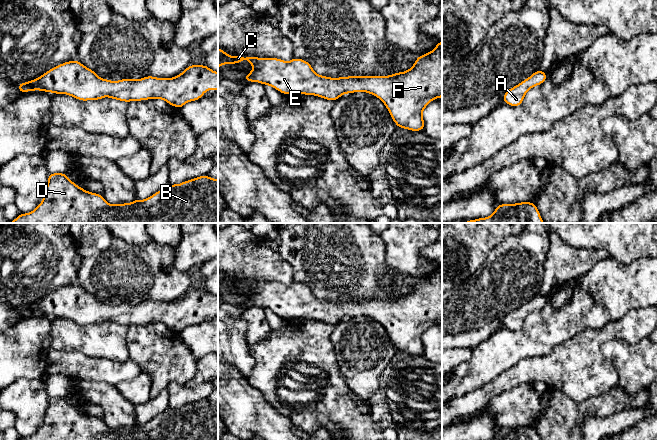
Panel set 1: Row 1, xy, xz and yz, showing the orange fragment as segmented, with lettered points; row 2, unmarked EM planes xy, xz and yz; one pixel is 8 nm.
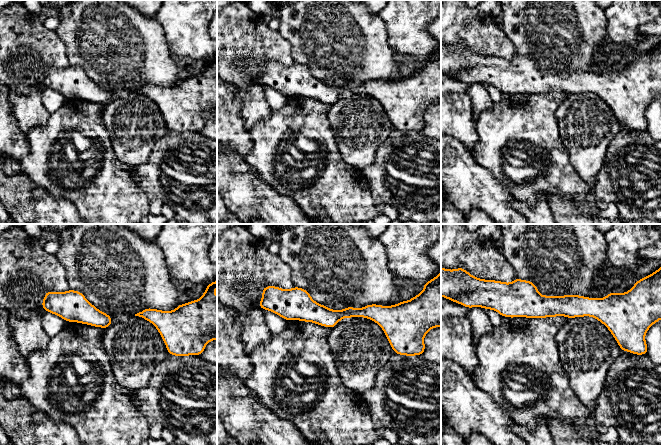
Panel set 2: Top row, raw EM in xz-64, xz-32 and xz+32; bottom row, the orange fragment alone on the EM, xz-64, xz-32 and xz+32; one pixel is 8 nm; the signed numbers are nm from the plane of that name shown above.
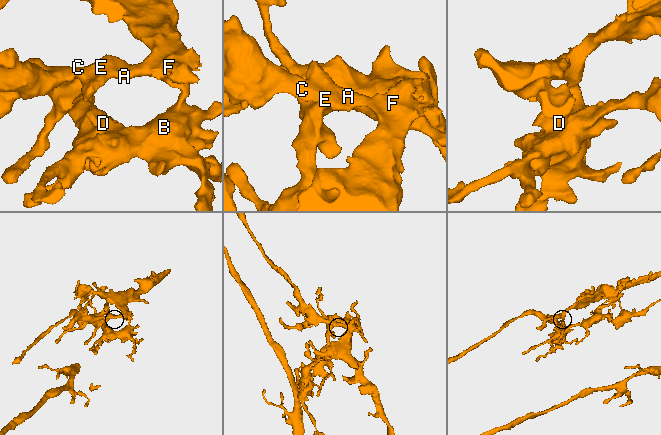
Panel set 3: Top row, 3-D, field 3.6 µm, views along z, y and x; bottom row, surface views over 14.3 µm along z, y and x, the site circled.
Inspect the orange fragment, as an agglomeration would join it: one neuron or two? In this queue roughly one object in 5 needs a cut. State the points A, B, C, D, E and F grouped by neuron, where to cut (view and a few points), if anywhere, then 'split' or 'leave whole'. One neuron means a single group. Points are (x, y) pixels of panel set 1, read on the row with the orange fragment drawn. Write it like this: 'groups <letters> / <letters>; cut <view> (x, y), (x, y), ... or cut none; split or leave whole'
groups A B C D E F; cut none; leave whole

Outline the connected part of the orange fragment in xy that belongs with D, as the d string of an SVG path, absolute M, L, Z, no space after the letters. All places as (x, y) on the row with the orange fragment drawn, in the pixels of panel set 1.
M49 173L42 202L31 212L20 213L9 223L218 223L218 179L207 174L180 184L168 184L145 200L109 204L101 194L91 193L71 181L66 173Z

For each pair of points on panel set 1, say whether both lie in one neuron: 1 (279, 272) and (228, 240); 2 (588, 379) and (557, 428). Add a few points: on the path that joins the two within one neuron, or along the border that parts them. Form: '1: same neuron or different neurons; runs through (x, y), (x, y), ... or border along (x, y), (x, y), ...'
1: same neuron; runs through (266, 265), (241, 253)
2: different neurons; border along (555, 388), (576, 402), (597, 396)

